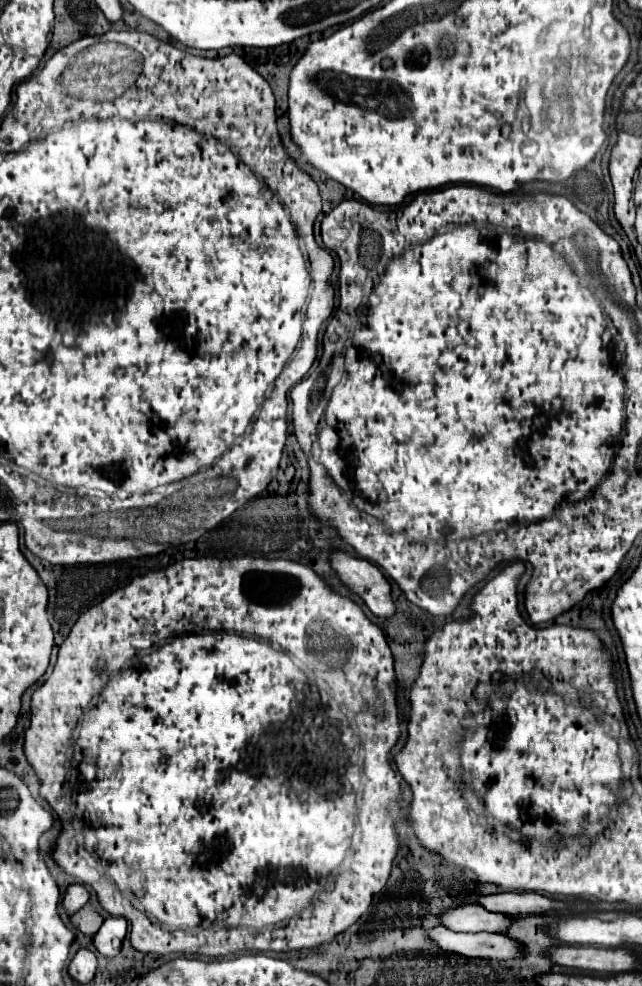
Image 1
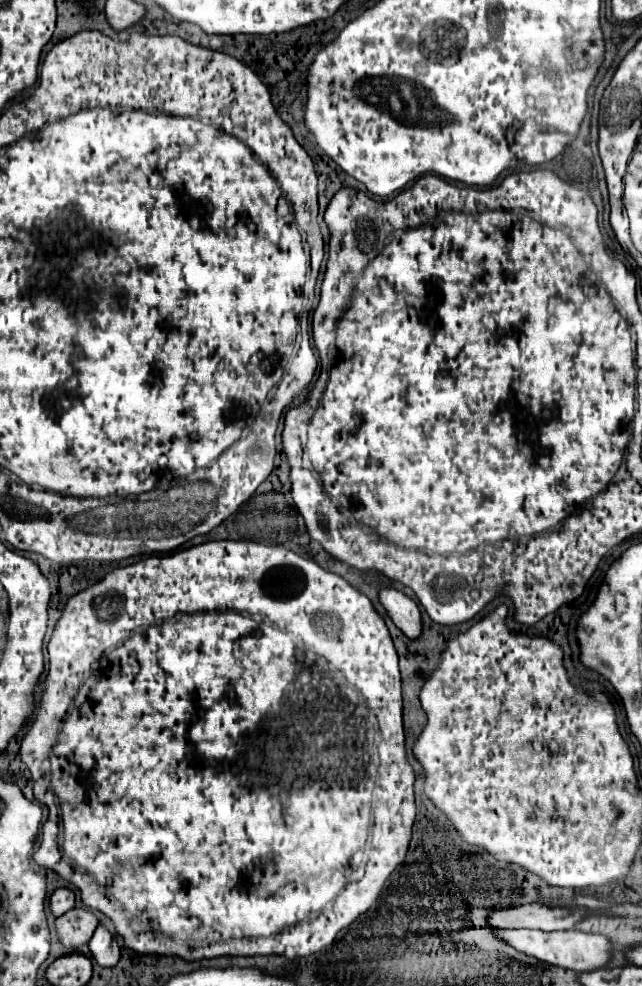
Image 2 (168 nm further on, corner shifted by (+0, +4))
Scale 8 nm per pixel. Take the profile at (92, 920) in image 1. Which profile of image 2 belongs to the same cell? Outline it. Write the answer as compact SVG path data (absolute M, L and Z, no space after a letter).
M70 909L56 919L56 933L68 951L88 943L98 927L98 919L88 909Z

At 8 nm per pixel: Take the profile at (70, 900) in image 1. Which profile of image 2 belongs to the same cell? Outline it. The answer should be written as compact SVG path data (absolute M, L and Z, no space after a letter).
M56 889L50 895L50 911L54 917L64 915L74 907L74 893L70 889Z

